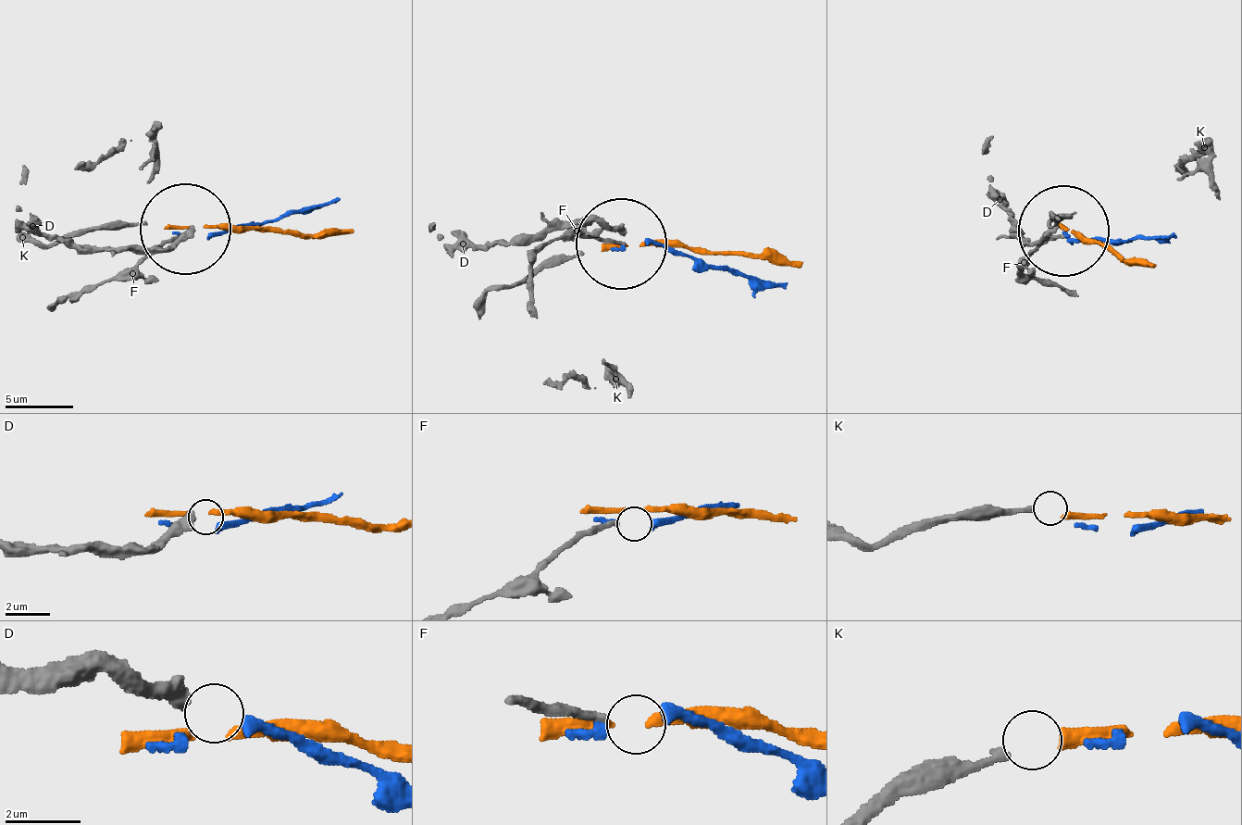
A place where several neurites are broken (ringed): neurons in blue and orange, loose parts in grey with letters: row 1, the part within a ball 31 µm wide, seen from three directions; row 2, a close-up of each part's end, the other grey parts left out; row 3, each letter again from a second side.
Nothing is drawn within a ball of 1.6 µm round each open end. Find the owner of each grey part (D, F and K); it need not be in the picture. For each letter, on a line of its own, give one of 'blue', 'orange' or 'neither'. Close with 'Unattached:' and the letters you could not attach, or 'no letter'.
D: neither
F: neither
K: neither
Unattached: D, F, K

